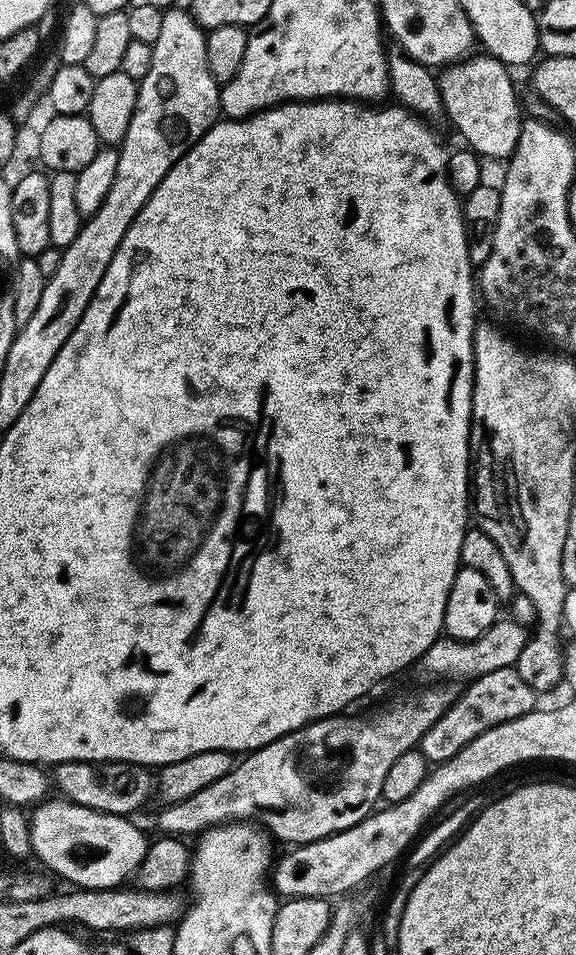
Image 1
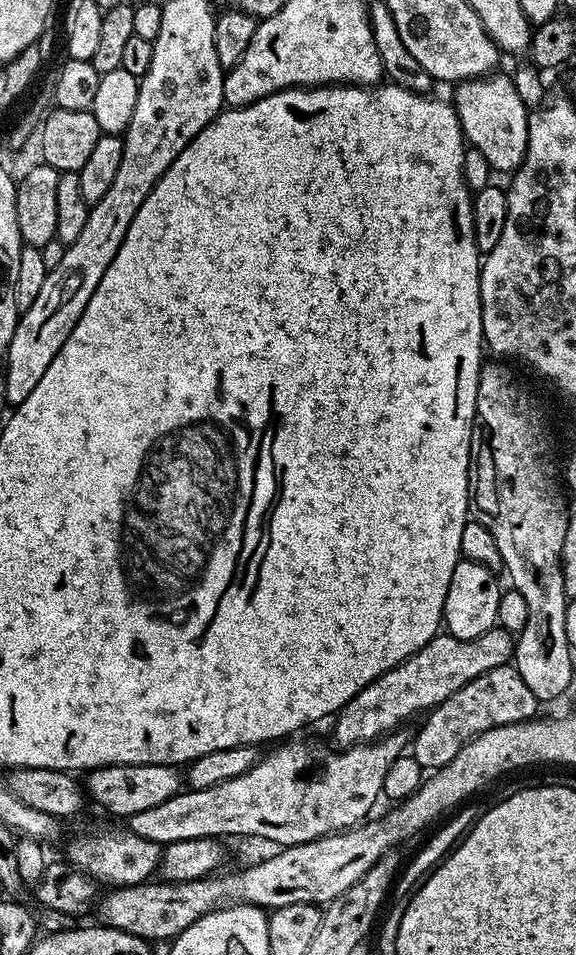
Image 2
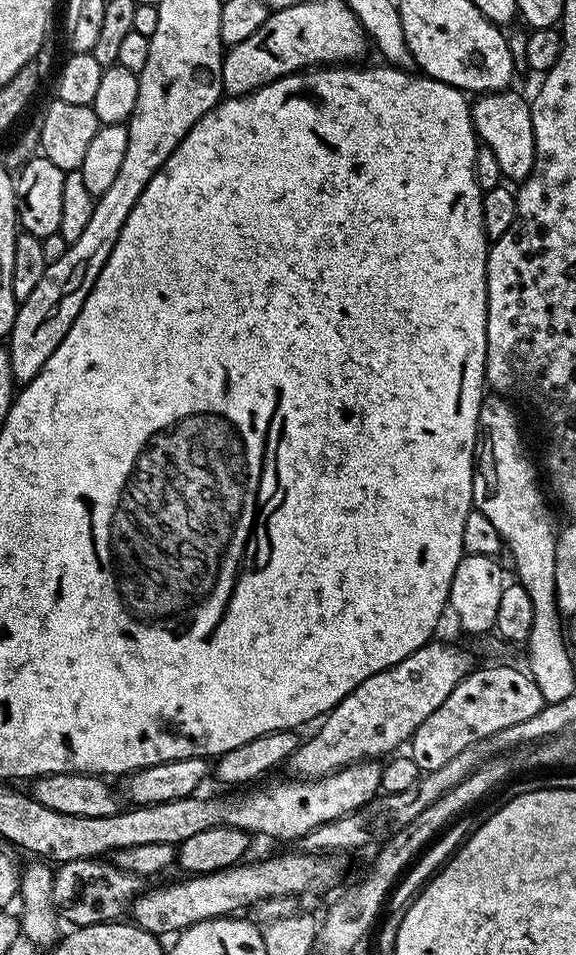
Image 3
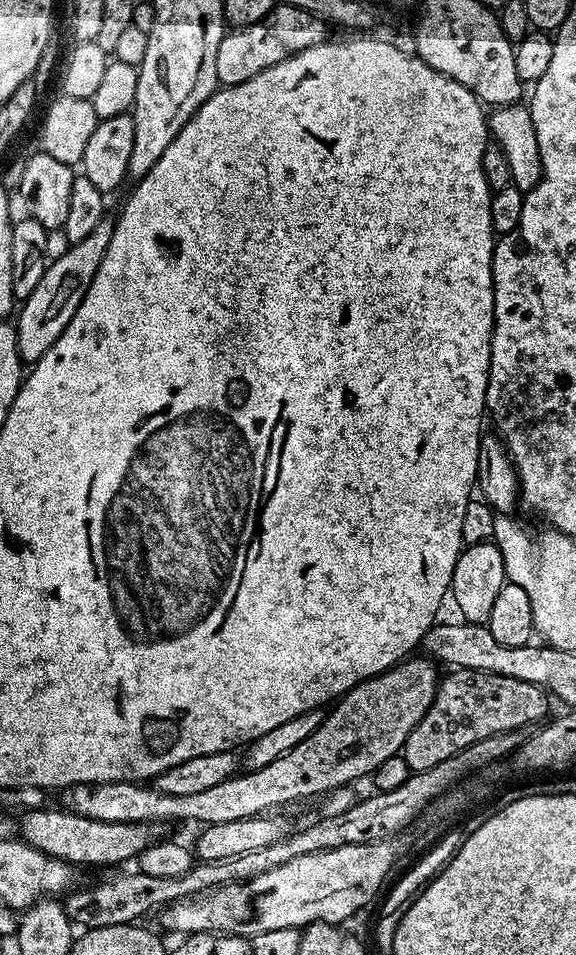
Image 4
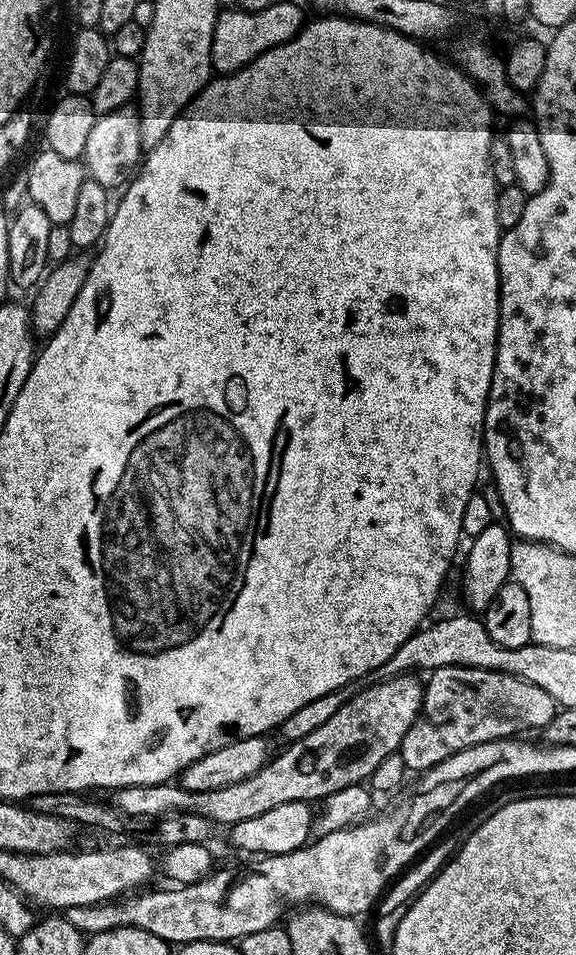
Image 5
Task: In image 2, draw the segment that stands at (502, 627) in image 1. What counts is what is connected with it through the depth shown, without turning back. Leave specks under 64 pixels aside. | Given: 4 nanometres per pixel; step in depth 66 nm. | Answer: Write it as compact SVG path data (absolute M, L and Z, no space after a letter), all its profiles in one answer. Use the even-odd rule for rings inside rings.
M499 626L473 640L459 640L447 634L437 634L413 656L407 656L389 672L383 672L378 679L366 685L346 707L340 709L336 736L344 746L375 741L397 729L394 727L403 720L410 719L415 712L427 713L458 690L462 690L462 686L466 686L474 678L501 668L513 656L513 633Z

